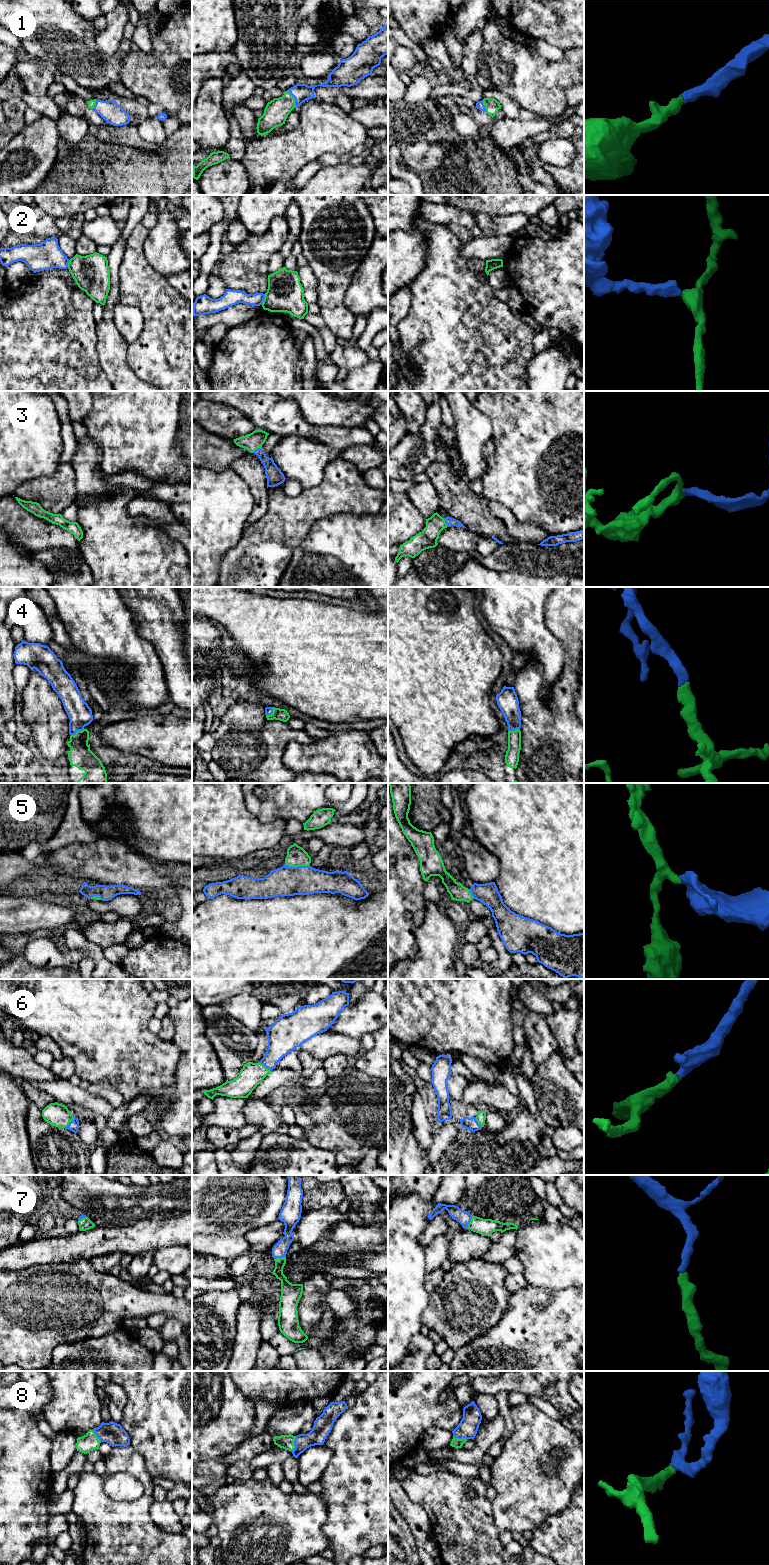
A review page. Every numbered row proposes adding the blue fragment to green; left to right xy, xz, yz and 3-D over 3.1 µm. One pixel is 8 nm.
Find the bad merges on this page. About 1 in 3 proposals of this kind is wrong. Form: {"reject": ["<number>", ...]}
{"reject": ["2"]}

